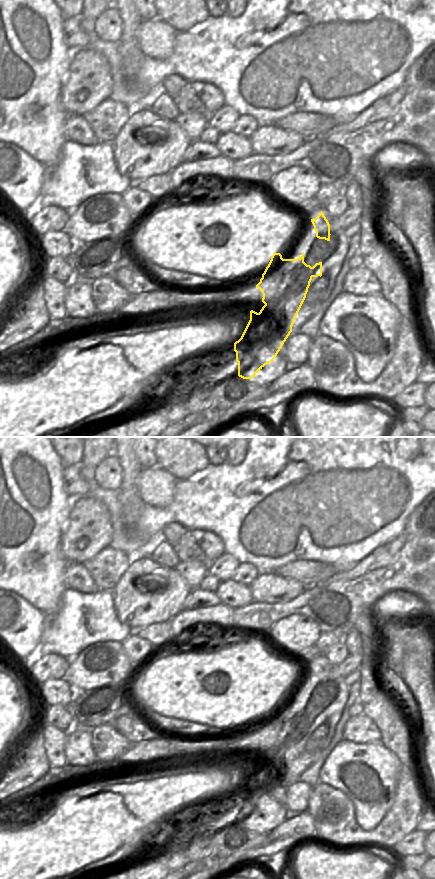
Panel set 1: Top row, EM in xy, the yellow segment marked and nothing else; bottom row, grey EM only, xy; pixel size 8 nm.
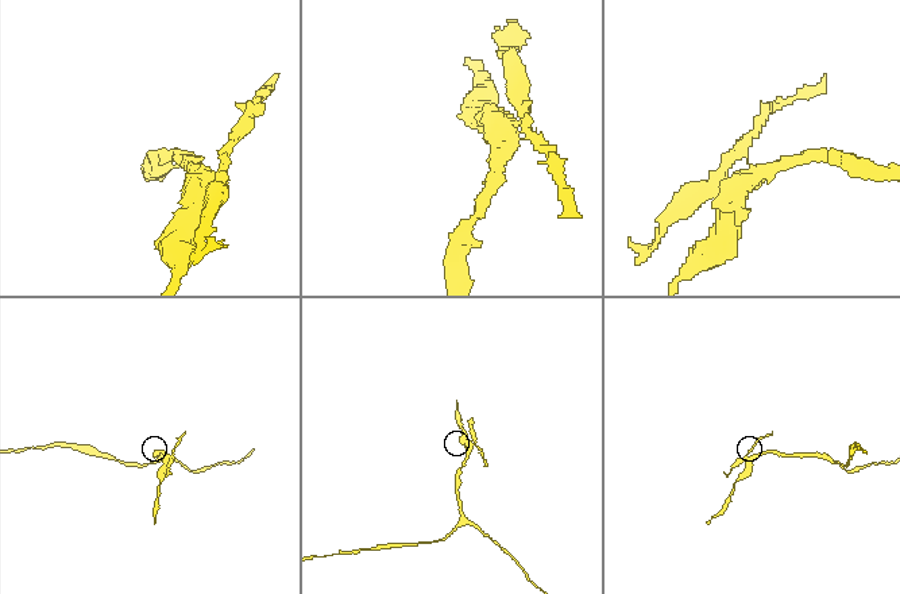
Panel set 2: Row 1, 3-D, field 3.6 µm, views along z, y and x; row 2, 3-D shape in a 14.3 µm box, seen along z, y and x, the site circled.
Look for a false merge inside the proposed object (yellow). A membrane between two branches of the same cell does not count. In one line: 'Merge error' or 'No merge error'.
Merge error.

